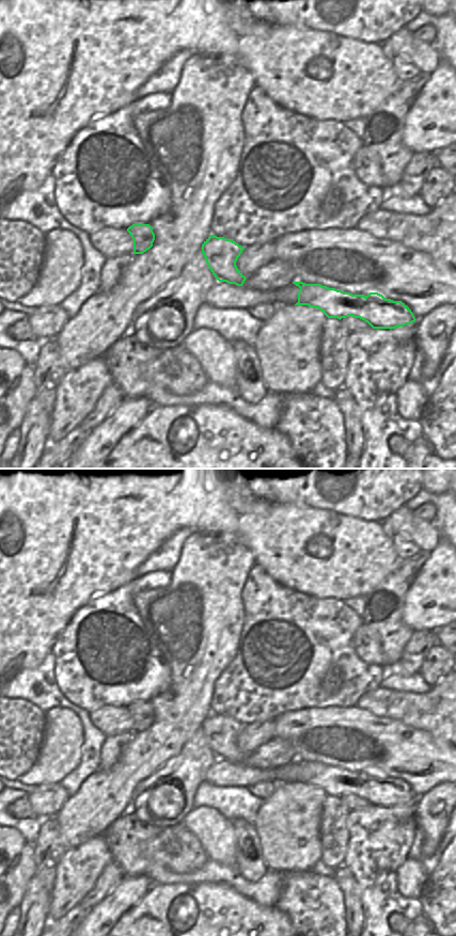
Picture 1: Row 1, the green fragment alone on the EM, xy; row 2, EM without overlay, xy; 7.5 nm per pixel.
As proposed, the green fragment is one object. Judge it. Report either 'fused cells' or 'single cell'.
fused cells

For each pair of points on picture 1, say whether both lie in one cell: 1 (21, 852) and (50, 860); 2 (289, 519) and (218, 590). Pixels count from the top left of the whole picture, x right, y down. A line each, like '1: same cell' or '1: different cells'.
1: different cells
2: different cells

